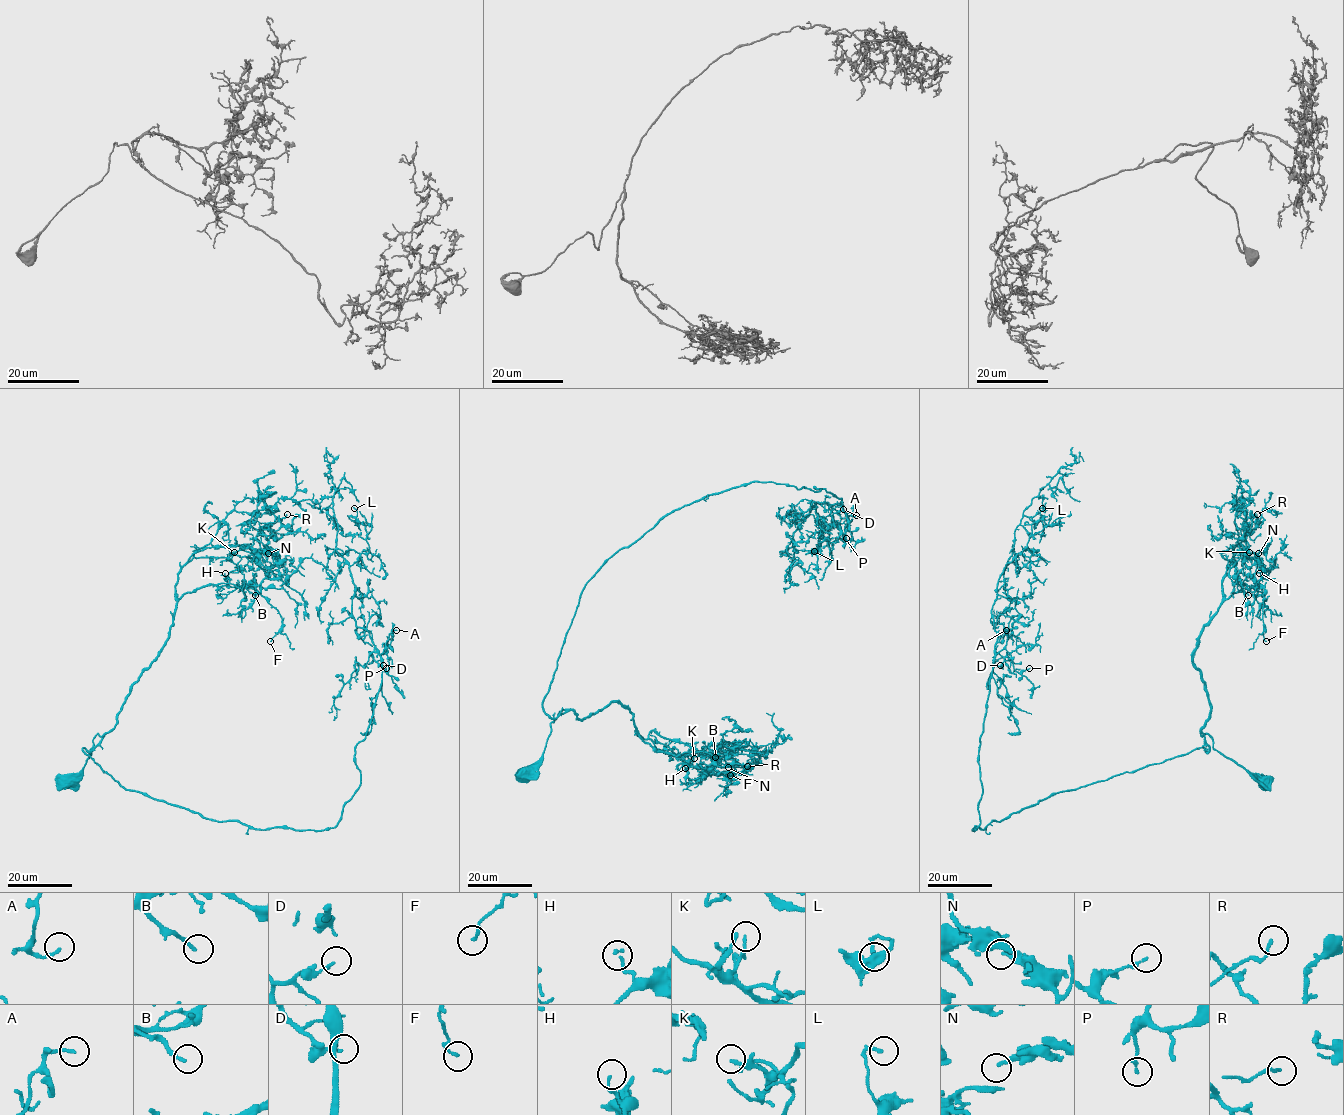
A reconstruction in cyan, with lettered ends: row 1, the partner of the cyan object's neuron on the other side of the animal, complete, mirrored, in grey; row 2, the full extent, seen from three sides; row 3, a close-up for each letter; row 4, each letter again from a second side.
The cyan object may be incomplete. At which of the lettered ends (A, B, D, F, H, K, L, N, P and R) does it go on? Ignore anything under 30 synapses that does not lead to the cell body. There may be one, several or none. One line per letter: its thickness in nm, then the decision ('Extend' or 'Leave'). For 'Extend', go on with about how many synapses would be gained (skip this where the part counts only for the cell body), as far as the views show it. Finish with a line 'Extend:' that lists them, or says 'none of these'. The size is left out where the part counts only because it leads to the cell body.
A: Thickness 130 nm. Leave
B: Thickness 160 nm. Extend. Roughly 35 synapses
D: Thickness 140 nm. Leave
F: Thickness 160 nm. Leave
H: Thickness 120 nm. Leave
K: Thickness 170 nm. Leave
L: Thickness 170 nm. Leave
N: Thickness 130 nm. Leave
P: Thickness 180 nm. Leave
R: Thickness 130 nm. Leave
Extend: B

